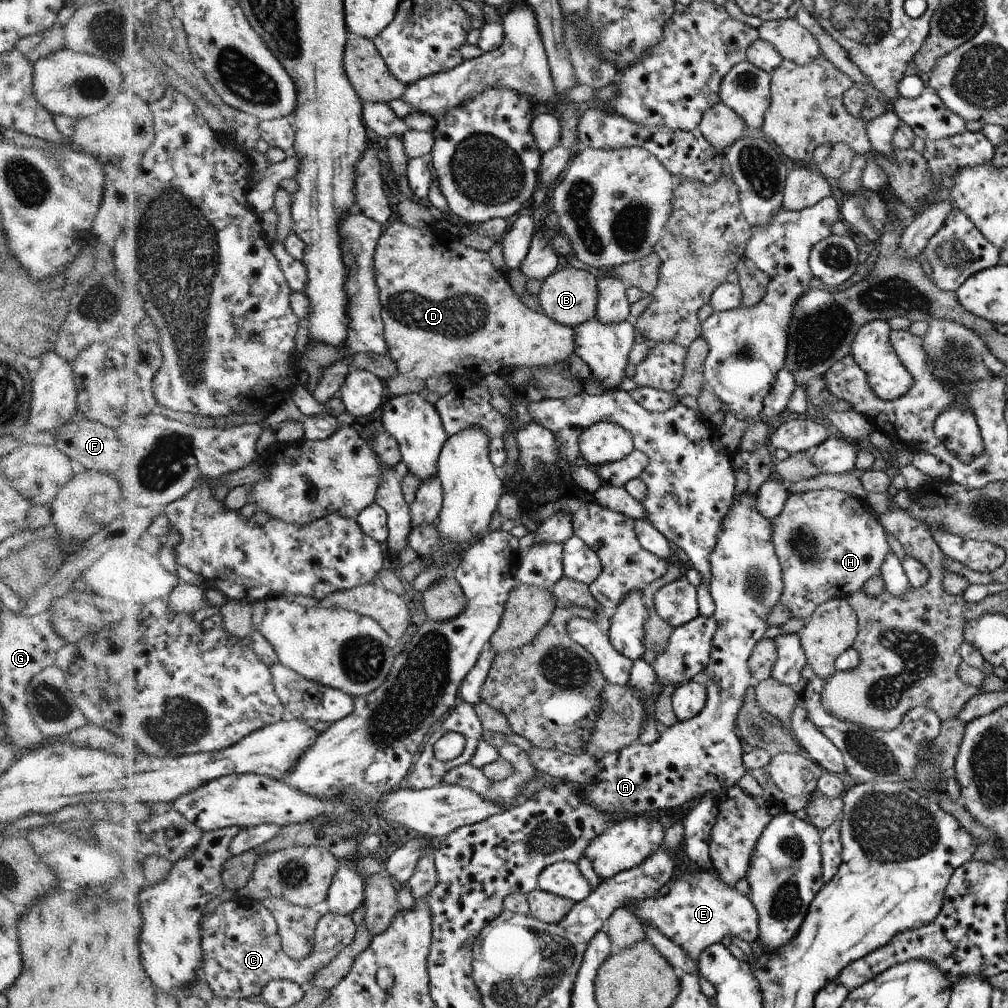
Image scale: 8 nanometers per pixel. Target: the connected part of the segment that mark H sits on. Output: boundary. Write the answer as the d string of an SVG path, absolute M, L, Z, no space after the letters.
M832 488L789 493L783 511L770 520L773 523L773 542L783 568L785 590L779 601L791 610L791 616L808 621L817 608L830 599L848 598L862 590L870 577L881 574L884 557L892 551L888 548L882 526L872 516L868 505L860 504L845 492Z

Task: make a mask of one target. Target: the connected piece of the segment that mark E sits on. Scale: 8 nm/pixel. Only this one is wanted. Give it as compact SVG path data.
M713 866L708 871L700 868L698 870L699 872L684 874L678 880L672 879L668 895L626 905L642 923L656 927L658 932L680 946L697 964L699 956L710 944L728 943L732 936L739 936L752 943L760 936L760 919L750 899L739 894L734 887L729 887Z

